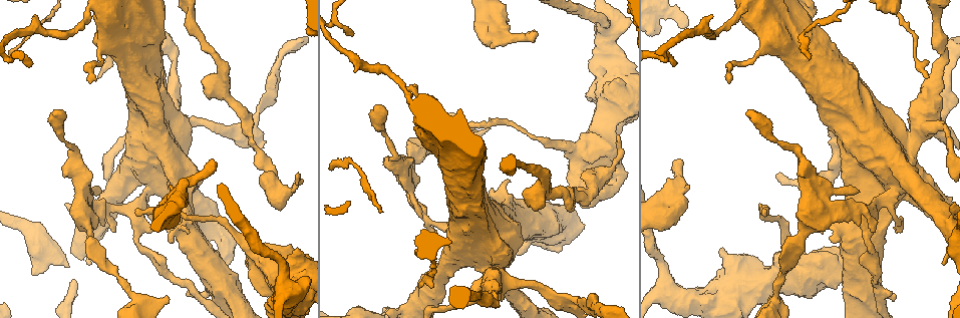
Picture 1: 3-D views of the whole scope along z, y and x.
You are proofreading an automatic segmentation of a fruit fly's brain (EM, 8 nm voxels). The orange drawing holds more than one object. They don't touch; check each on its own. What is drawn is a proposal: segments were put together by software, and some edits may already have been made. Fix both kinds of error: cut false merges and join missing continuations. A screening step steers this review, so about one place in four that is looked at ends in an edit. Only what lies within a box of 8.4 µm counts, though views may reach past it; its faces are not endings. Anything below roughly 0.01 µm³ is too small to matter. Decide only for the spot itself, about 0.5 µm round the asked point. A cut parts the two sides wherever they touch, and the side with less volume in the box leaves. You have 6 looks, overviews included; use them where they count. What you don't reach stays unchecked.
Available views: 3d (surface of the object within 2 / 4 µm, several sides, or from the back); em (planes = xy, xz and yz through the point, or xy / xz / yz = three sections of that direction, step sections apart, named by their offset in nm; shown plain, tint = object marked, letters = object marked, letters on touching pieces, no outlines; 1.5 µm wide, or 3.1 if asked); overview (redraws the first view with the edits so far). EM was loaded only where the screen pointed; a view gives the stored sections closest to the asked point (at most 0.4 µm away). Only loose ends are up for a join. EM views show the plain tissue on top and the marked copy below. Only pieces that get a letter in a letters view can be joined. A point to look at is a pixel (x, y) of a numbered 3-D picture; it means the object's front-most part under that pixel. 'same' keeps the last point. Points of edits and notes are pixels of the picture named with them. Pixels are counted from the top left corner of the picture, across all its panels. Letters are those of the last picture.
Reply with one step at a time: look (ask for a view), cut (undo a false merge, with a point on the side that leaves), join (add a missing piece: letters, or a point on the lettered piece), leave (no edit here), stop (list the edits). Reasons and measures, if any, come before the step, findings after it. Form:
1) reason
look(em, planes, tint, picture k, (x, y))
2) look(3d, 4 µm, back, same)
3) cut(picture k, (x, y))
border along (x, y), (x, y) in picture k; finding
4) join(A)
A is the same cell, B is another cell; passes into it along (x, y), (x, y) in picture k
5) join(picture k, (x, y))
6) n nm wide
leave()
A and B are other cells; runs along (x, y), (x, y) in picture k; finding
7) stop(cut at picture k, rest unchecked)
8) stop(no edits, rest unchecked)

free end
look(em, planes, letters, picture 1, (765, 210))

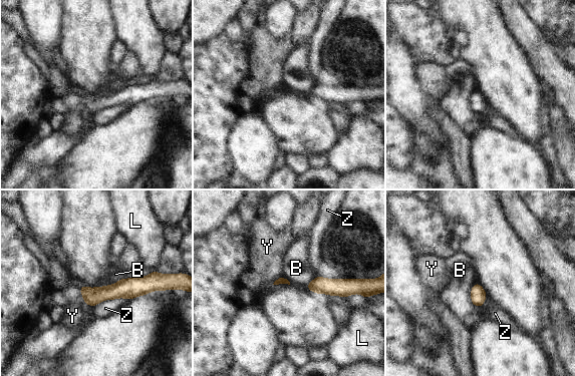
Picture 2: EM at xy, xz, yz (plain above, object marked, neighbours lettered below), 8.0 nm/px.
130 nm wide
leave()
B, L, Y and Z are other cells; runs along (177, 281), (111, 292), (82, 290) in picture 2; no lettered piece goes on from it

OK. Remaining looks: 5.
thin neck
look(em, xz, step 8, tint, picture 1, (414, 163))

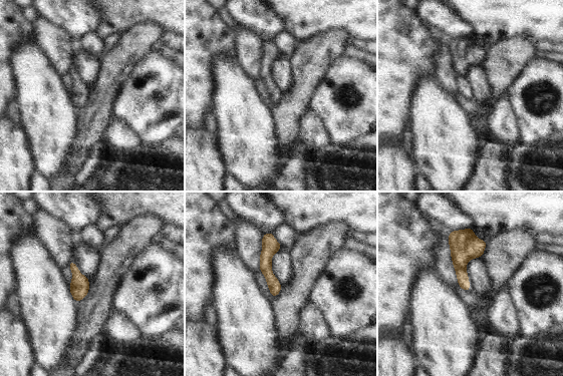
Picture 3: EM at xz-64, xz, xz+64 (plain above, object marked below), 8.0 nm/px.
look(em, xz, step 8, letters, same)

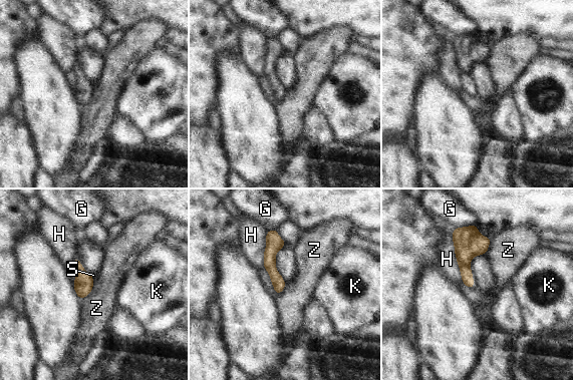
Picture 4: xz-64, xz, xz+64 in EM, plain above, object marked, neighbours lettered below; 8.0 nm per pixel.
H touches over 420 nm
leave()
G, H, K, S and Z are other cells; runs along (270, 233), (270, 268), (278, 290) in picture 4; continuous, no second cell

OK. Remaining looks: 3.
thin end
look(em, planes, letters, picture 1, (896, 233))

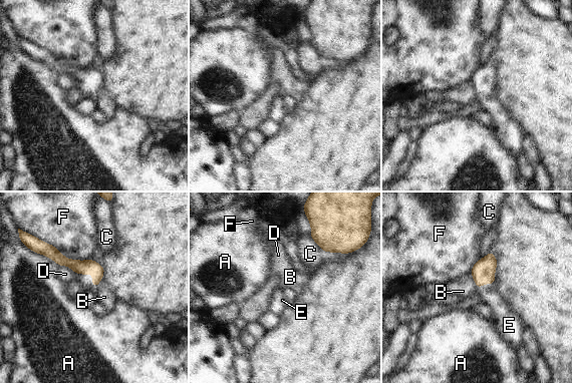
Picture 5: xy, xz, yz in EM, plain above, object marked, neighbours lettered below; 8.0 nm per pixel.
F touches over 420 nm
join(E)
E is the same cell, A, B, C, D and F are other cells; passes into it along (483, 272), (486, 283), (501, 310) in picture 5; it goes on there

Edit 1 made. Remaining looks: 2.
stop(join at picture 5, rest unchecked)

